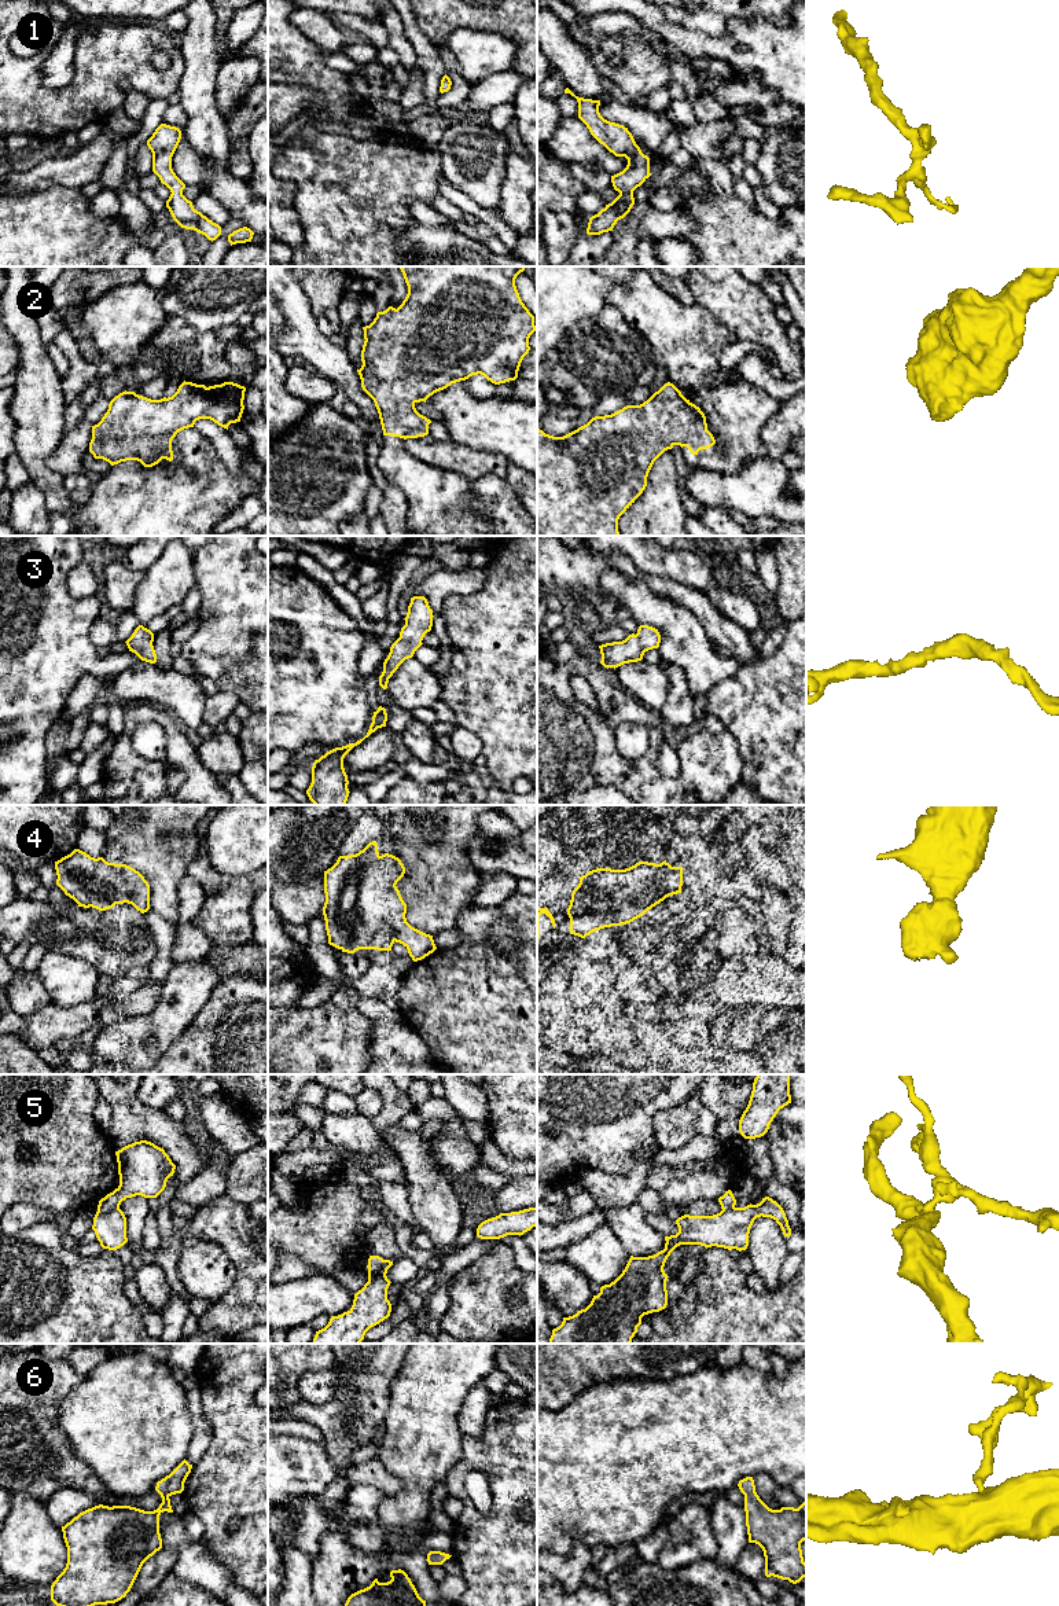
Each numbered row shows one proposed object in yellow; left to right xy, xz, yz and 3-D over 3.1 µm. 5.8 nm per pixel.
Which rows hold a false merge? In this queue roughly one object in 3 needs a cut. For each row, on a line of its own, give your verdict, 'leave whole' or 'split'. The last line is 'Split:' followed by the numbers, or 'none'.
1: leave whole
2: leave whole
3: leave whole
4: leave whole
5: split
6: leave whole
Split: 5

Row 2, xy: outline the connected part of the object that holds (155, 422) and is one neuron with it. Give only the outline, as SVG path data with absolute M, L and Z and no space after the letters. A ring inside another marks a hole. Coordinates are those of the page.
M183 382L172 397L151 400L135 392L115 396L102 420L92 426L89 452L95 459L103 459L111 466L126 460L137 460L144 467L152 467L162 459L173 460L172 440L184 429L194 427L199 419L210 419L228 430L231 423L240 422L246 387L224 382L206 387Z

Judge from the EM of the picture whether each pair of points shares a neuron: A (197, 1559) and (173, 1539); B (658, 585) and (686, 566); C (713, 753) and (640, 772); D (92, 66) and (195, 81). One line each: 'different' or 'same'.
A: same
B: different
C: same
D: different

